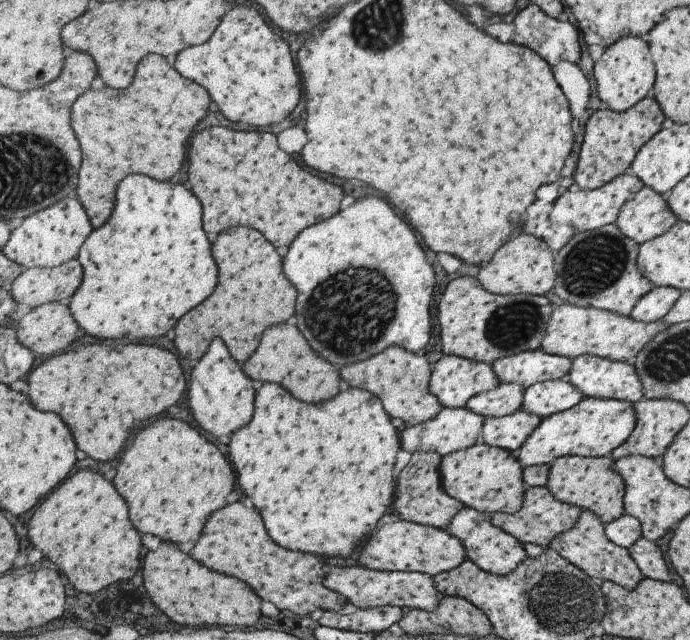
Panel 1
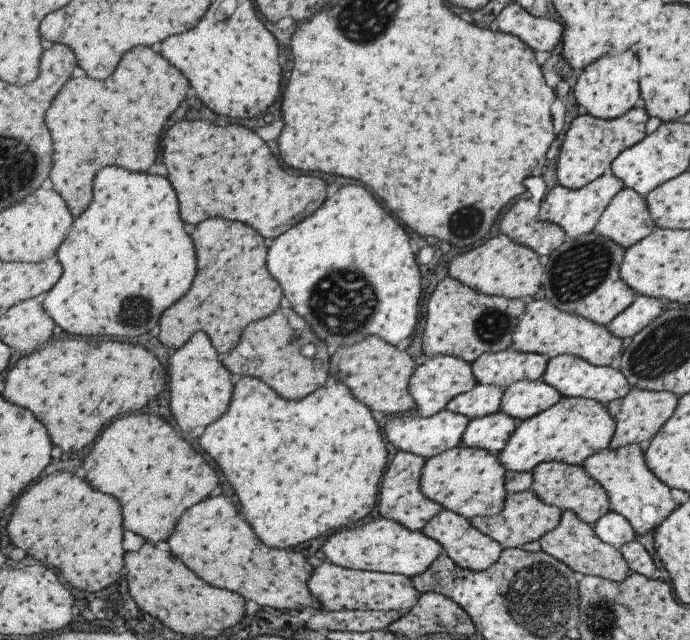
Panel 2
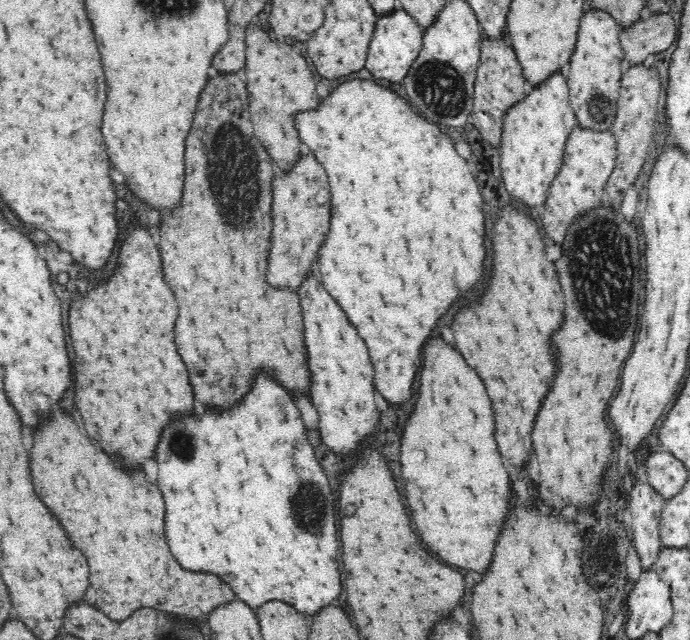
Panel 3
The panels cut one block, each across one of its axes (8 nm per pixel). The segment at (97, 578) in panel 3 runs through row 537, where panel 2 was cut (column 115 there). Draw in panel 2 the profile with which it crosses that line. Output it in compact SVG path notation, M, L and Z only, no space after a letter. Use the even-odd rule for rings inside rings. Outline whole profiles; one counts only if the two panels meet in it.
M139 46L127 52L127 60L123 56L123 64L119 64L111 80L95 80L89 76L71 78L71 84L59 92L51 112L47 112L47 126L55 136L55 168L51 170L51 180L55 190L67 200L67 204L71 204L71 212L75 212L75 216L81 216L91 204L93 198L89 186L101 168L117 164L135 172L147 172L155 164L165 124L183 104L187 88L189 80L183 76L183 72L147 46Z

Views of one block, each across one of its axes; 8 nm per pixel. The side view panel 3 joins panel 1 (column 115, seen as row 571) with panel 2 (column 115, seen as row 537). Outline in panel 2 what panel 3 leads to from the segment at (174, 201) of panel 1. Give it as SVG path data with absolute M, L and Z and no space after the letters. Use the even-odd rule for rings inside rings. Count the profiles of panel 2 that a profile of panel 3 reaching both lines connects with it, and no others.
M107 166L95 176L95 204L79 216L79 222L75 220L75 228L67 234L57 258L63 260L63 280L47 293L43 308L61 328L77 336L95 336L97 330L97 336L137 338L151 332L161 314L189 292L197 274L195 246L185 232L171 182L163 176L137 174L119 166Z

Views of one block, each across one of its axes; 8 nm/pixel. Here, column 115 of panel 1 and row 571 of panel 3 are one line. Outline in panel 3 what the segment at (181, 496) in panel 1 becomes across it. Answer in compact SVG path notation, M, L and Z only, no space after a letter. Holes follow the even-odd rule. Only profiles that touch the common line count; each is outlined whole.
M430 338L422 354L424 364L418 378L420 386L416 408L406 422L400 448L402 476L406 484L406 506L412 514L416 530L420 532L420 538L434 554L444 558L448 564L484 572L492 560L496 538L506 520L510 500L510 478L494 442L494 414L490 398L478 374L446 340Z

